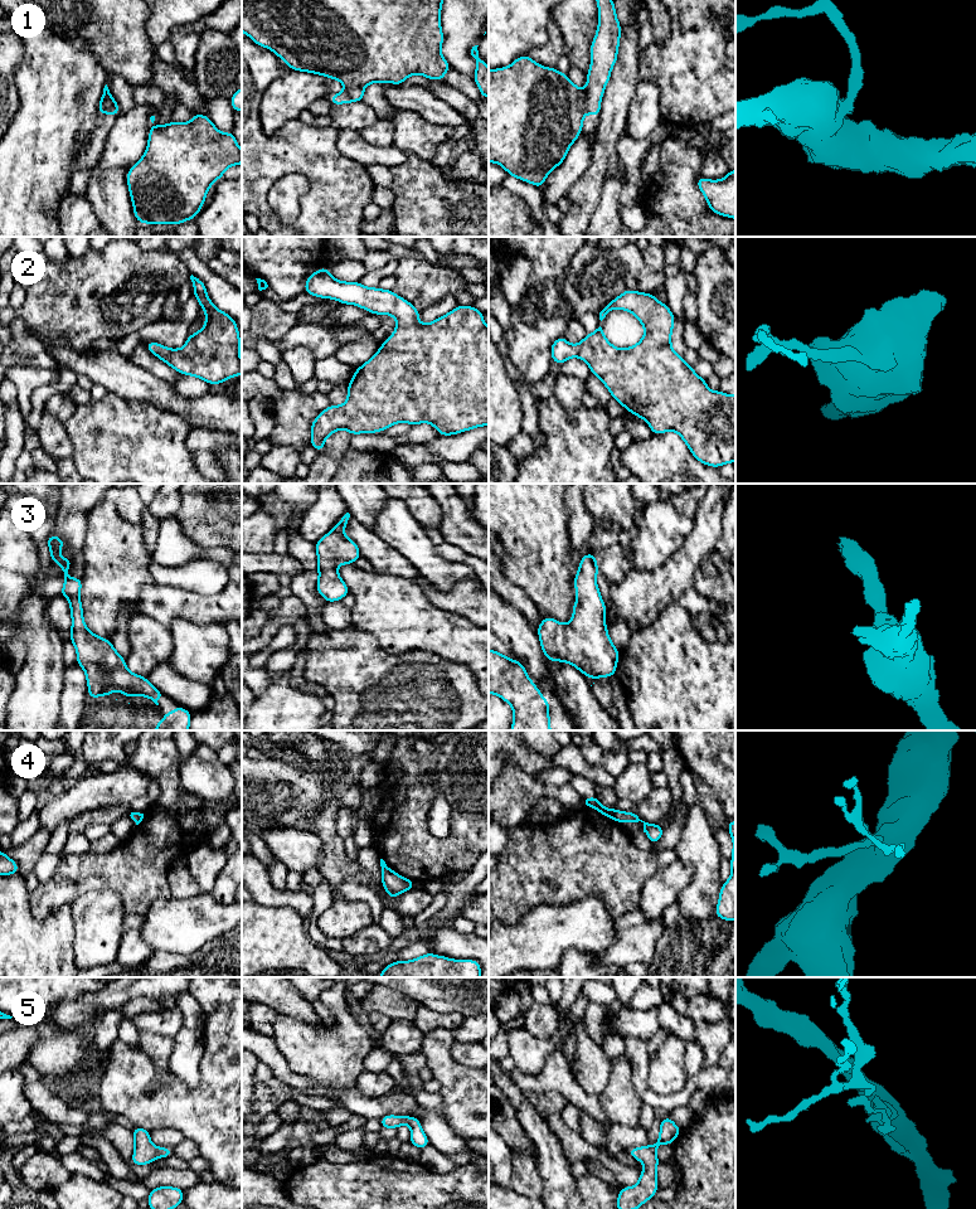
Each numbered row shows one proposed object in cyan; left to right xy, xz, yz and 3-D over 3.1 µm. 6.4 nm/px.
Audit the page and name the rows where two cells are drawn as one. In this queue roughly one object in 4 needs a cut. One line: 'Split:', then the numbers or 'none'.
Split: 1

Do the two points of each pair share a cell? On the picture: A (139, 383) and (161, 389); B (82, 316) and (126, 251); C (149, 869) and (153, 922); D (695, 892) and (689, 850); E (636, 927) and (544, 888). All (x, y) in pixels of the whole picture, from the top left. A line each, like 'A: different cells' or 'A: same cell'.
A: same cell
B: same cell
C: different cells
D: same cell
E: different cells

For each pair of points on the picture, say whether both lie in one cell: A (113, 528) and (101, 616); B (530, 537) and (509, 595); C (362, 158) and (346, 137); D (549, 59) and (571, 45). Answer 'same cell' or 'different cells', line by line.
A: same cell
B: different cells
C: same cell
D: different cells

